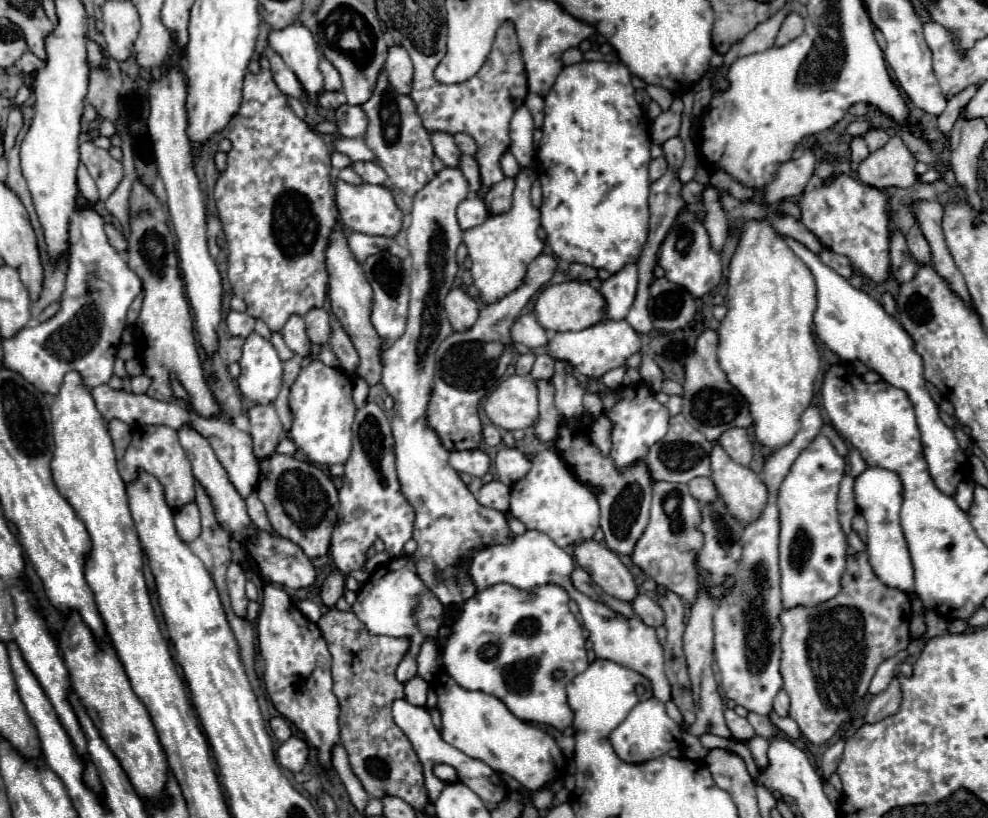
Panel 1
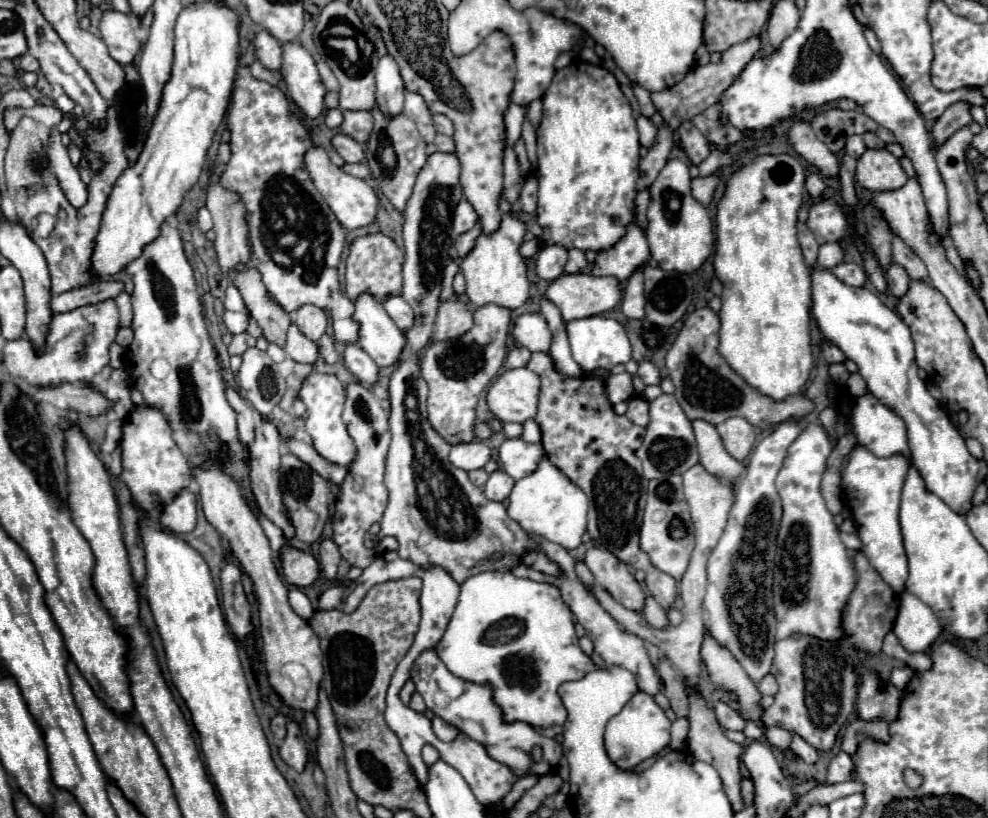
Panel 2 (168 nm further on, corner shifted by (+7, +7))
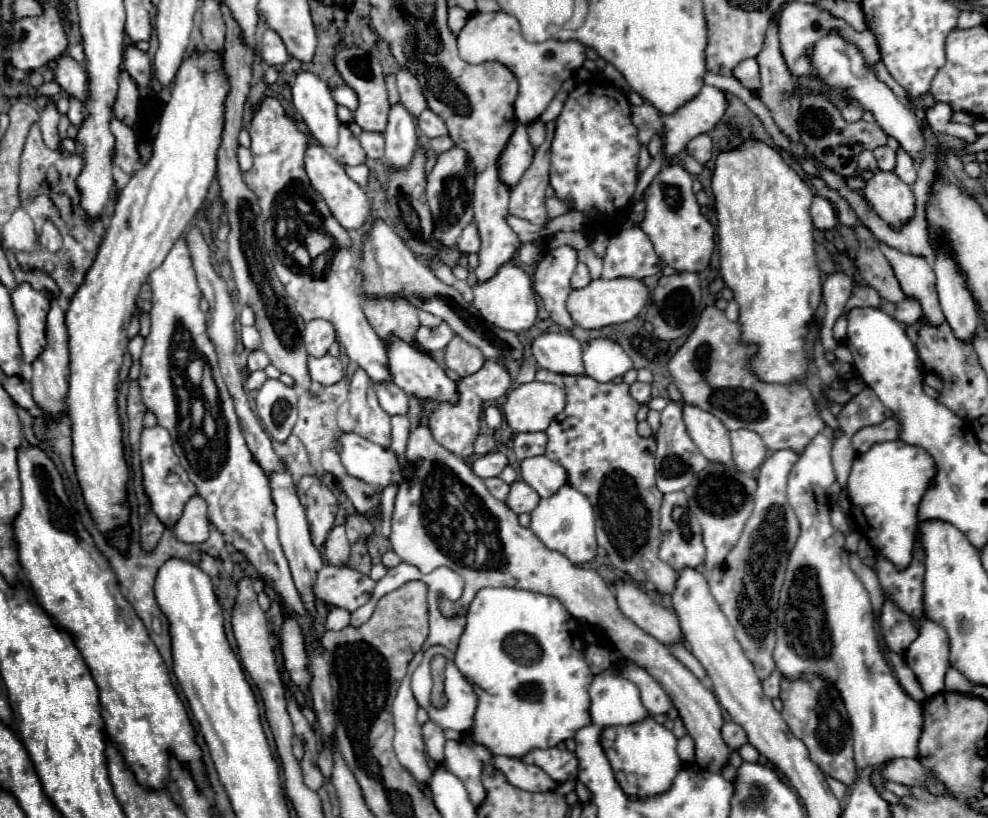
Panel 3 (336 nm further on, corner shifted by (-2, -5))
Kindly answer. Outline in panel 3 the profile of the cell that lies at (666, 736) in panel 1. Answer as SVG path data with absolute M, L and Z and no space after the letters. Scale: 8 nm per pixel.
M651 716L643 722L629 726L609 726L601 732L601 748L611 762L615 778L627 796L651 798L667 792L683 768L683 762L677 756L677 738L671 730L657 724Z

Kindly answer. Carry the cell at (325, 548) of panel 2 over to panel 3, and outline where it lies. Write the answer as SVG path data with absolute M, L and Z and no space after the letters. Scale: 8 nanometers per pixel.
M333 526L327 540L325 540L325 548L323 548L323 556L329 564L347 564L351 554L351 546L345 538L345 526Z

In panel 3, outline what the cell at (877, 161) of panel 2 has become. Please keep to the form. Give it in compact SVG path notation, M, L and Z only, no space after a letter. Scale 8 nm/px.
M875 172L863 190L871 208L893 228L903 228L915 214L915 196L895 172Z

